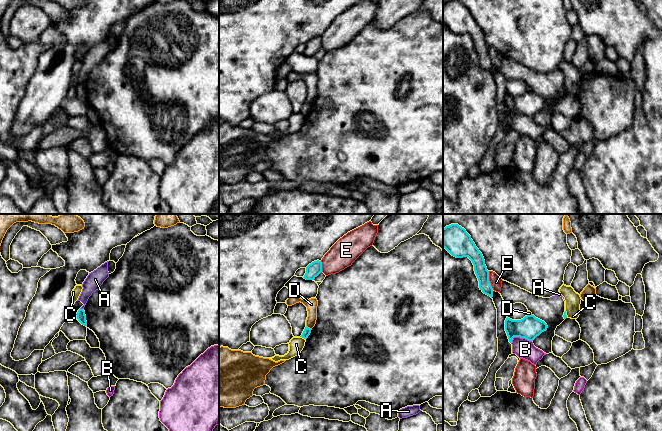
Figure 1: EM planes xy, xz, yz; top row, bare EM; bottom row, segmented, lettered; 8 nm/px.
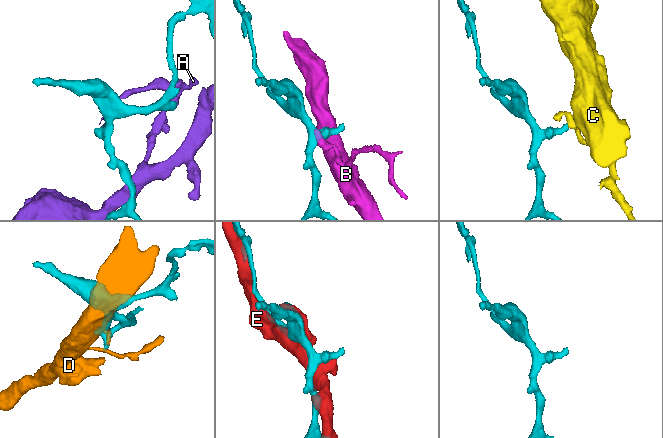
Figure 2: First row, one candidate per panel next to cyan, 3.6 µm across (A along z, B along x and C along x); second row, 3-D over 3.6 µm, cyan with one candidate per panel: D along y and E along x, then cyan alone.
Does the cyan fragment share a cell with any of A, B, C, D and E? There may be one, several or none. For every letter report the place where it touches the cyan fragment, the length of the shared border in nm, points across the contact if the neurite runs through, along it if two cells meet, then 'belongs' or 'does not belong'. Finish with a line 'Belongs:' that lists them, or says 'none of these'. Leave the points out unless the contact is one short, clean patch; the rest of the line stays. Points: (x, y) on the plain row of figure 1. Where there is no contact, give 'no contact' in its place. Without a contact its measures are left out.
A: xy (81, 85) | 30 nm | along xy (80, 84), (82, 85) | does not belong
B: yz (519, 112) | 170 nm | along yz (531, 117), (525, 114), (514, 113), (511, 119) | does not belong
C: xz (303, 113) | 50 nm | along xz (301, 112), (305, 115) | does not belong
D: xz (309, 104) | 50 nm | does not belong
E: yz (488, 56) | 160 nm | does not belong
Belongs: none of these

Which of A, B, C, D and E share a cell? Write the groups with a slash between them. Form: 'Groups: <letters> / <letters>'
Groups: A / B / C / D / E

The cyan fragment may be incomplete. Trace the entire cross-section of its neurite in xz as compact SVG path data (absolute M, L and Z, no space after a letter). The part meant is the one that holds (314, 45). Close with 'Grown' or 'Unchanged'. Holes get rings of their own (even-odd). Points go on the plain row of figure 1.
M317 36L312 38L306 43L304 55L314 56L322 48L322 38Z. Unchanged

